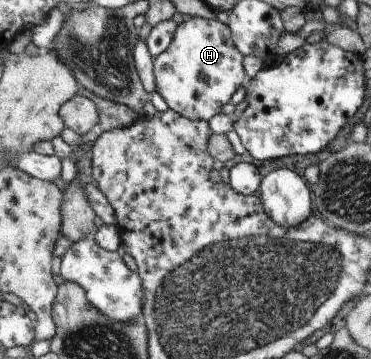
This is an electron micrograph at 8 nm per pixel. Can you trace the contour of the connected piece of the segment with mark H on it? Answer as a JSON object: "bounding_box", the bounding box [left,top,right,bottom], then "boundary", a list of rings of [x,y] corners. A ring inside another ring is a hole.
{"bounding_box":[154,16,246,121],"boundary":[[[197,16],[182,21],[169,49],[156,57],[154,62],[156,91],[164,97],[169,108],[192,120],[207,121],[213,115],[221,113],[221,107],[229,101],[233,91],[243,83],[243,77],[246,77],[243,75],[243,55],[233,43],[229,28],[219,21]]]}

